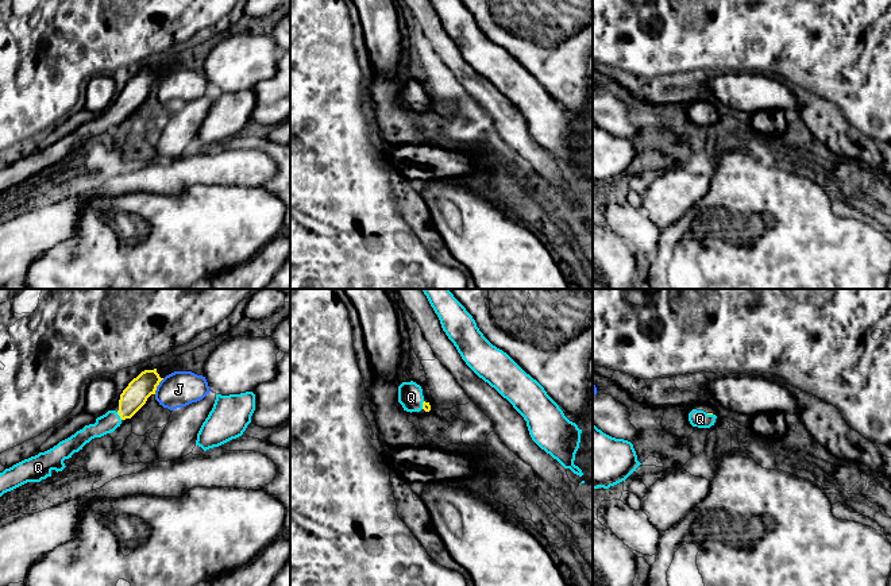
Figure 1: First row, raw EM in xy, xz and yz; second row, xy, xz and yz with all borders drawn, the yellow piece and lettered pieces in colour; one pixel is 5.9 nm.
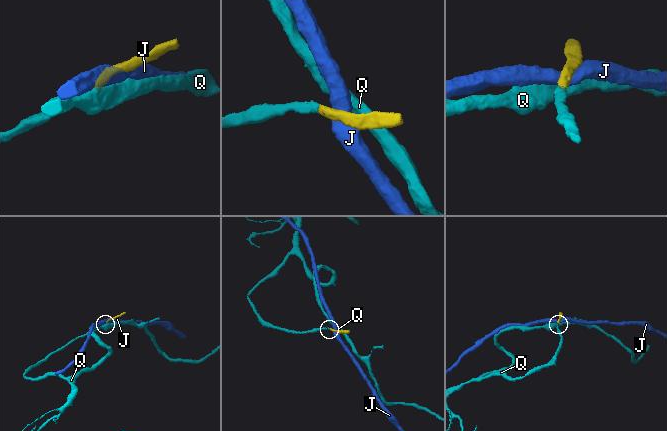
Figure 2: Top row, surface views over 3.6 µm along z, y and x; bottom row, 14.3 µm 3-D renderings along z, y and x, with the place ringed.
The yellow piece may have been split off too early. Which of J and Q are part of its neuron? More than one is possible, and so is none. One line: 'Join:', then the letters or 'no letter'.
Join: Q

